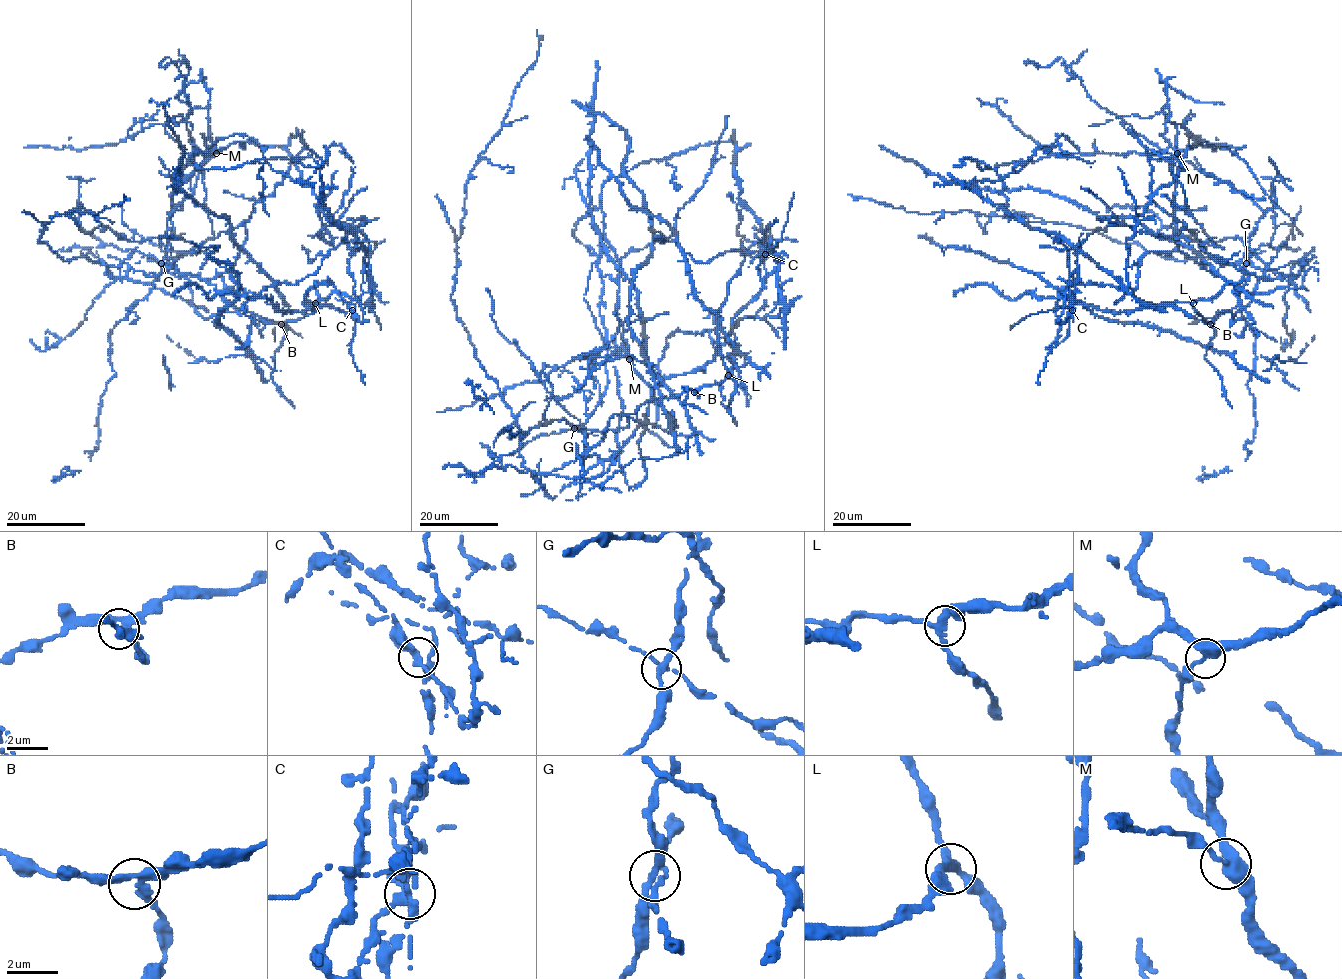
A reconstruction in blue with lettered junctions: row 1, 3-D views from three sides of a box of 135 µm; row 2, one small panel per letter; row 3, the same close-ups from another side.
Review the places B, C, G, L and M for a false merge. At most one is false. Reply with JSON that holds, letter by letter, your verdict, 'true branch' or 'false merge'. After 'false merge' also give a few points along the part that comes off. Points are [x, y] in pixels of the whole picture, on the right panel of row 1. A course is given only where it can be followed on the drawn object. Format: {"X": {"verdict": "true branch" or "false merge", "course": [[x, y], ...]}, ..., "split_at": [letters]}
{"B": {"verdict": "true branch"}, "C": {"verdict": "false merge", "course": [[1072, 310], [1072, 301], [1067, 307], [1060, 305], [1055, 310], [1025, 316], [1010, 330]]}, "G": {"verdict": "true branch"}, "L": {"verdict": "true branch"}, "M": {"verdict": "true branch"}, "split_at": ["C"]}

